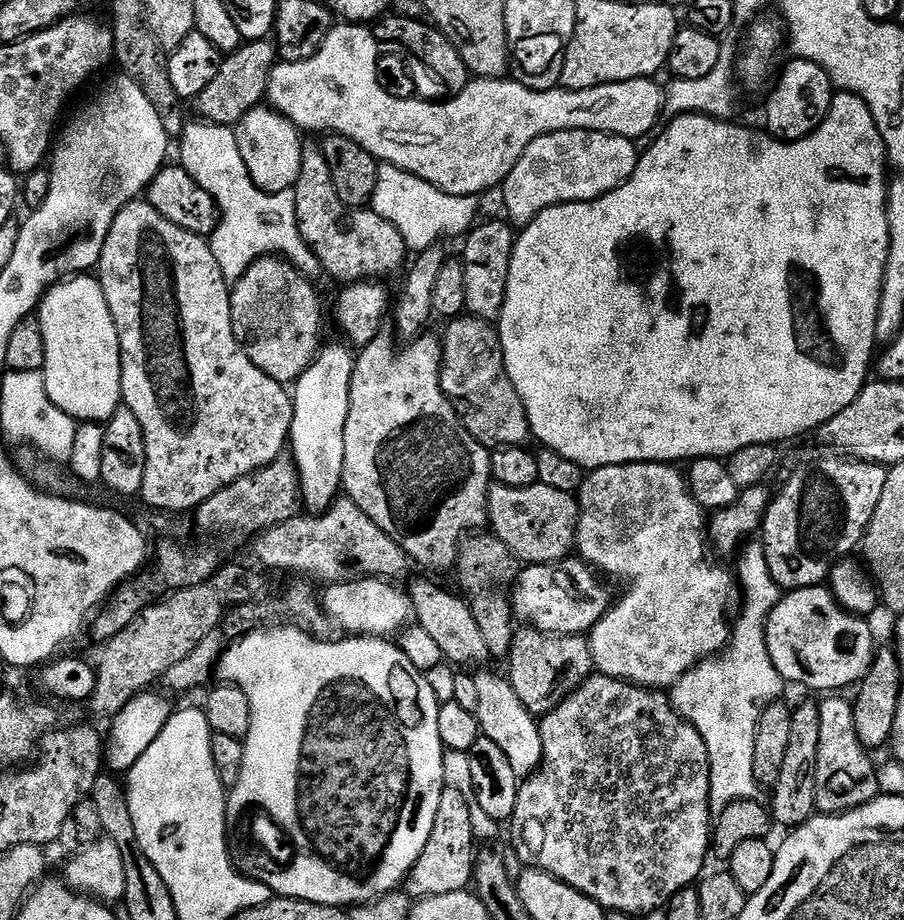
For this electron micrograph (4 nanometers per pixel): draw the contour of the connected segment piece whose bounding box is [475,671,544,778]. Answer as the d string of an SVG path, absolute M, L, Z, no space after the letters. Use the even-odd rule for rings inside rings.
M492 672L475 673L476 685L478 686L478 710L476 721L480 723L480 731L483 736L490 738L506 758L510 758L510 766L518 778L529 777L543 760L542 738L537 717L528 712L514 694L512 684L503 675L495 676Z

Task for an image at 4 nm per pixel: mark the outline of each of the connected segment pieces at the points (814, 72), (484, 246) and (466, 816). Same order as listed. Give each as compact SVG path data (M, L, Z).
M789 59L789 64L779 69L770 91L768 105L764 108L764 120L768 135L775 140L801 140L818 130L832 105L834 85L832 80L818 66L809 60Z
M507 219L488 220L485 224L477 223L463 237L464 256L462 263L466 280L466 312L467 315L477 316L479 320L489 322L499 321L502 310L504 309L504 299L506 298L506 286L508 285L508 275L510 274L510 258L516 245L517 233L513 225Z
M445 787L442 802L438 806L438 818L434 818L434 834L430 834L430 842L426 842L422 858L414 862L410 874L404 879L403 892L411 896L413 901L418 901L438 894L465 891L474 880L476 847L478 848L478 841L475 831L471 828L470 810L466 798L457 790Z

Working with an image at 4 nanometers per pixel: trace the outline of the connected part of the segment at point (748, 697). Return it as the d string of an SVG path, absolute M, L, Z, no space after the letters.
M752 538L743 545L740 556L740 576L738 572L738 584L742 589L744 588L744 605L740 608L740 617L735 617L734 623L730 628L730 639L728 641L728 647L723 652L707 659L701 660L695 668L690 669L679 682L670 690L670 699L672 701L672 707L676 709L676 713L684 720L689 720L694 726L694 730L698 730L698 734L702 734L702 742L706 742L706 750L708 751L708 757L710 758L710 790L712 791L712 807L719 810L726 807L727 804L732 804L736 800L755 800L759 801L762 795L762 789L759 784L756 783L754 778L754 734L758 730L758 718L762 718L762 714L770 707L771 704L777 703L781 699L780 696L786 689L786 682L778 674L778 670L774 670L774 662L770 658L770 650L766 646L766 626L770 614L774 610L774 606L779 602L782 595L782 589L774 582L774 578L770 578L770 566L766 566L766 550L763 543L759 539Z

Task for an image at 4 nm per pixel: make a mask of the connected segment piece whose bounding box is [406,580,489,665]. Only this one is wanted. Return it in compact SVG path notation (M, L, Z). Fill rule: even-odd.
M428 580L414 581L409 588L406 588L406 595L411 604L411 615L418 627L426 630L430 638L434 638L435 644L442 650L444 659L449 665L451 663L480 664L483 660L487 661L488 647L482 638L482 630L478 630L478 622L472 613L472 606L467 599L453 592L438 588Z

